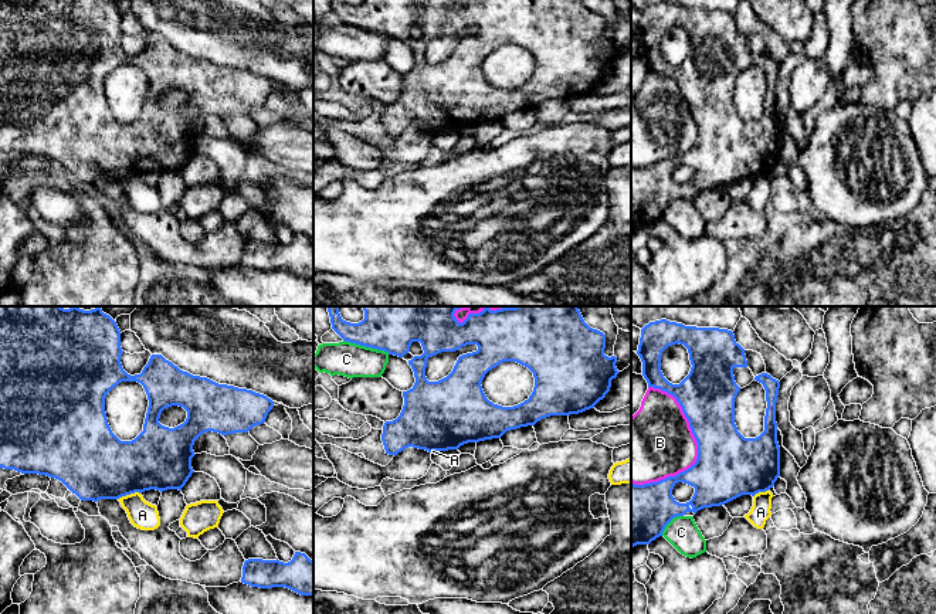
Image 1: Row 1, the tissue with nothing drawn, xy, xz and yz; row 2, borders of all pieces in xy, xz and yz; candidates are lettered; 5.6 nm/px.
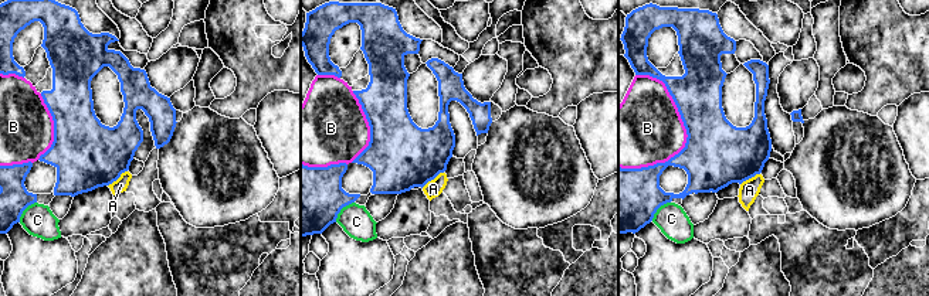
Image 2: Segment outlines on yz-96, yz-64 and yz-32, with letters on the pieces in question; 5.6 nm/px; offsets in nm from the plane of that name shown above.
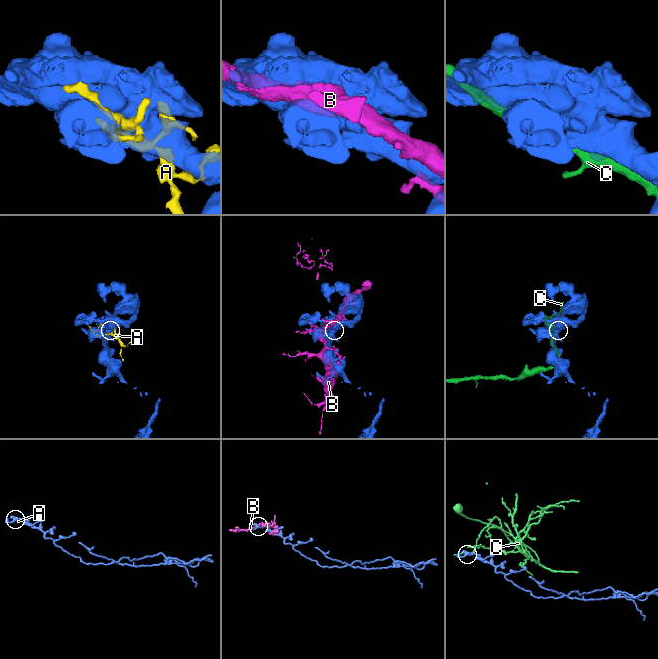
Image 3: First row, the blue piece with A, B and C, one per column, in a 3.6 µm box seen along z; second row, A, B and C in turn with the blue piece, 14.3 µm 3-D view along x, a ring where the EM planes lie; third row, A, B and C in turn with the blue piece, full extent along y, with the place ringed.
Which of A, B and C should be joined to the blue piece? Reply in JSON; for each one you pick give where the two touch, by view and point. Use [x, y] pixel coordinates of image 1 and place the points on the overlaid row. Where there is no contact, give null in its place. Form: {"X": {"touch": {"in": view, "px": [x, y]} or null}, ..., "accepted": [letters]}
{"accepted": []}

